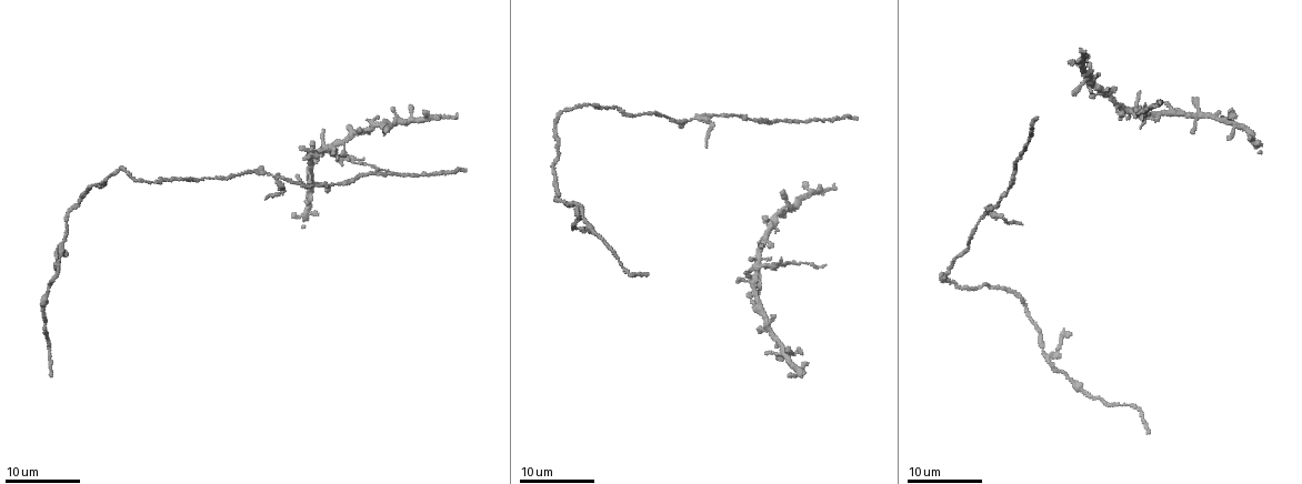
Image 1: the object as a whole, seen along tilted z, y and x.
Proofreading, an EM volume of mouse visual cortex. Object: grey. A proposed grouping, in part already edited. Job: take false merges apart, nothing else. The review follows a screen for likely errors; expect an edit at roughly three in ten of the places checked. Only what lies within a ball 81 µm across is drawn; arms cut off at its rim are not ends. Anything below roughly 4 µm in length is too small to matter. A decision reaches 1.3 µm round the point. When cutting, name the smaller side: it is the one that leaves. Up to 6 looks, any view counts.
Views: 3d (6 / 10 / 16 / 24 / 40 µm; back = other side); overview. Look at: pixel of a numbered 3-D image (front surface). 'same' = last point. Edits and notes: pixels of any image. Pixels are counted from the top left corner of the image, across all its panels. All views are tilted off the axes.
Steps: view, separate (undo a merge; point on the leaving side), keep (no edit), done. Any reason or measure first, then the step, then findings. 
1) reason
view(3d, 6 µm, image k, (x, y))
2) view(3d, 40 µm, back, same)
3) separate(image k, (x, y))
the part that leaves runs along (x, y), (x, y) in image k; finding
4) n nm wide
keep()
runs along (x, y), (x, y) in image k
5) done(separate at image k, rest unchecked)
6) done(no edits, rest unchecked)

three-way junction
view(3d, 16 µm, image 1, (697, 119))

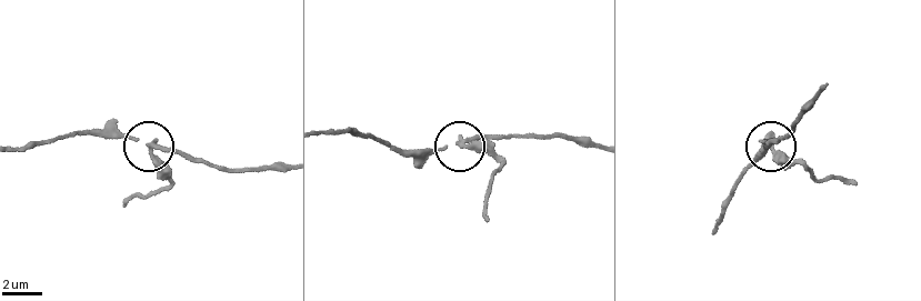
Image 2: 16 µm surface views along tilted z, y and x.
zoom in
view(3d, 10 µm, image 2, (465, 141))

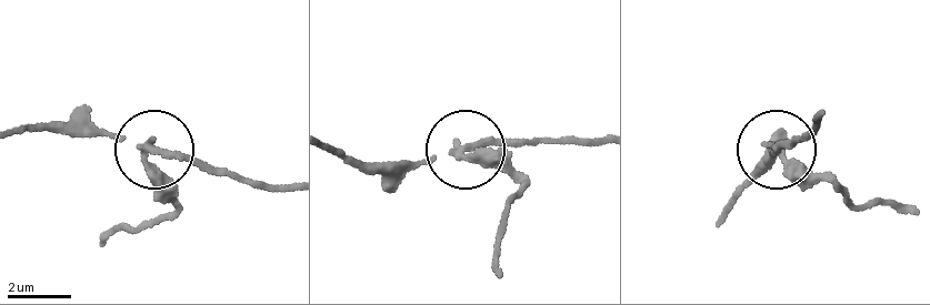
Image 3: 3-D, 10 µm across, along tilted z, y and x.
3 arms
separate(image 3, (493, 163))
two neurons meet here

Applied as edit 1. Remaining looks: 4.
view(overview)

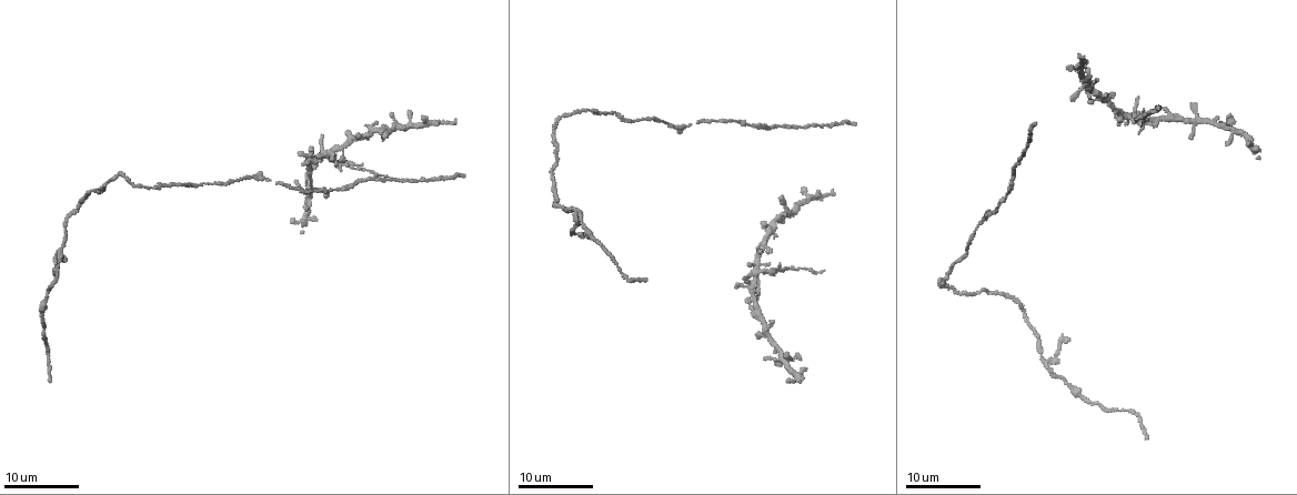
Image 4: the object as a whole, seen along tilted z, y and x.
view(3d, 24 µm, image 4, (1047, 363))

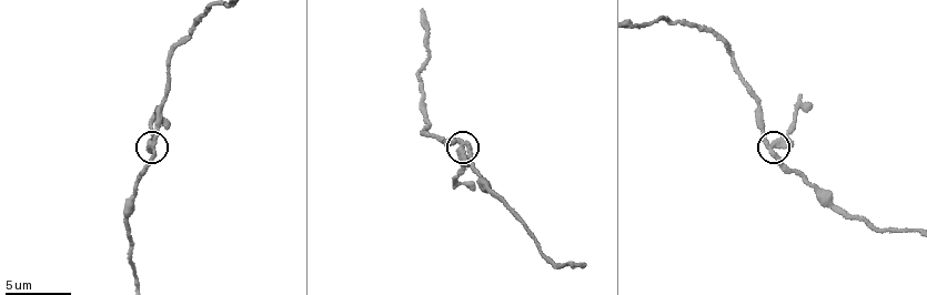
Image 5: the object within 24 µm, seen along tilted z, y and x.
view(3d, 10 µm, image 5, (775, 147))

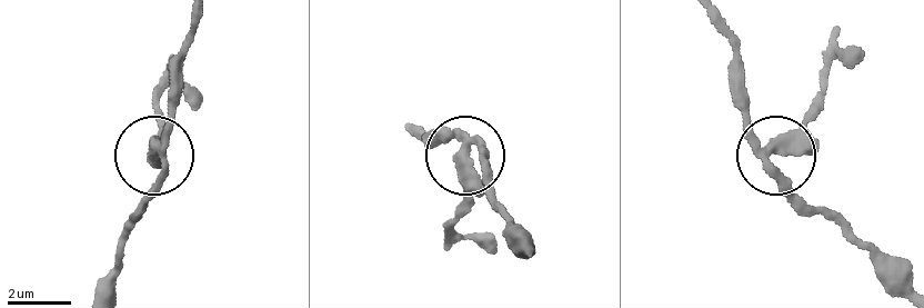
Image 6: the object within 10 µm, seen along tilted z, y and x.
310 nm wide
separate(image 6, (817, 151))
two neurons meet here

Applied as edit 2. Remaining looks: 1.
done(separate at image 3, separate at image 6, rest unchecked)

